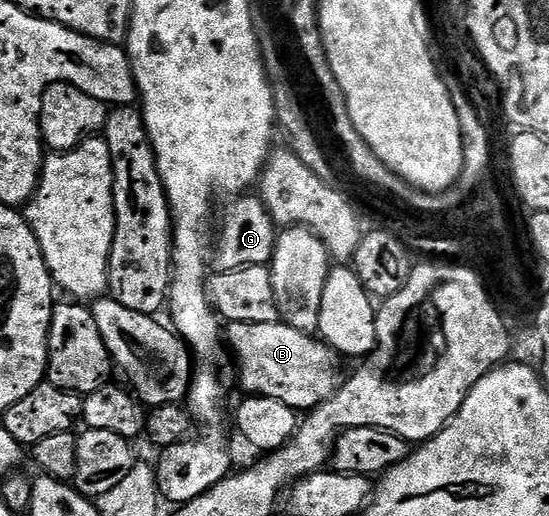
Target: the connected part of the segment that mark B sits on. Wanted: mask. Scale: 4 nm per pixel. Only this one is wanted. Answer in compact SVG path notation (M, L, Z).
M282 320L270 324L231 323L226 330L226 342L231 353L236 353L240 382L249 395L282 400L291 410L311 412L338 389L338 358L332 347L311 333L290 328Z

